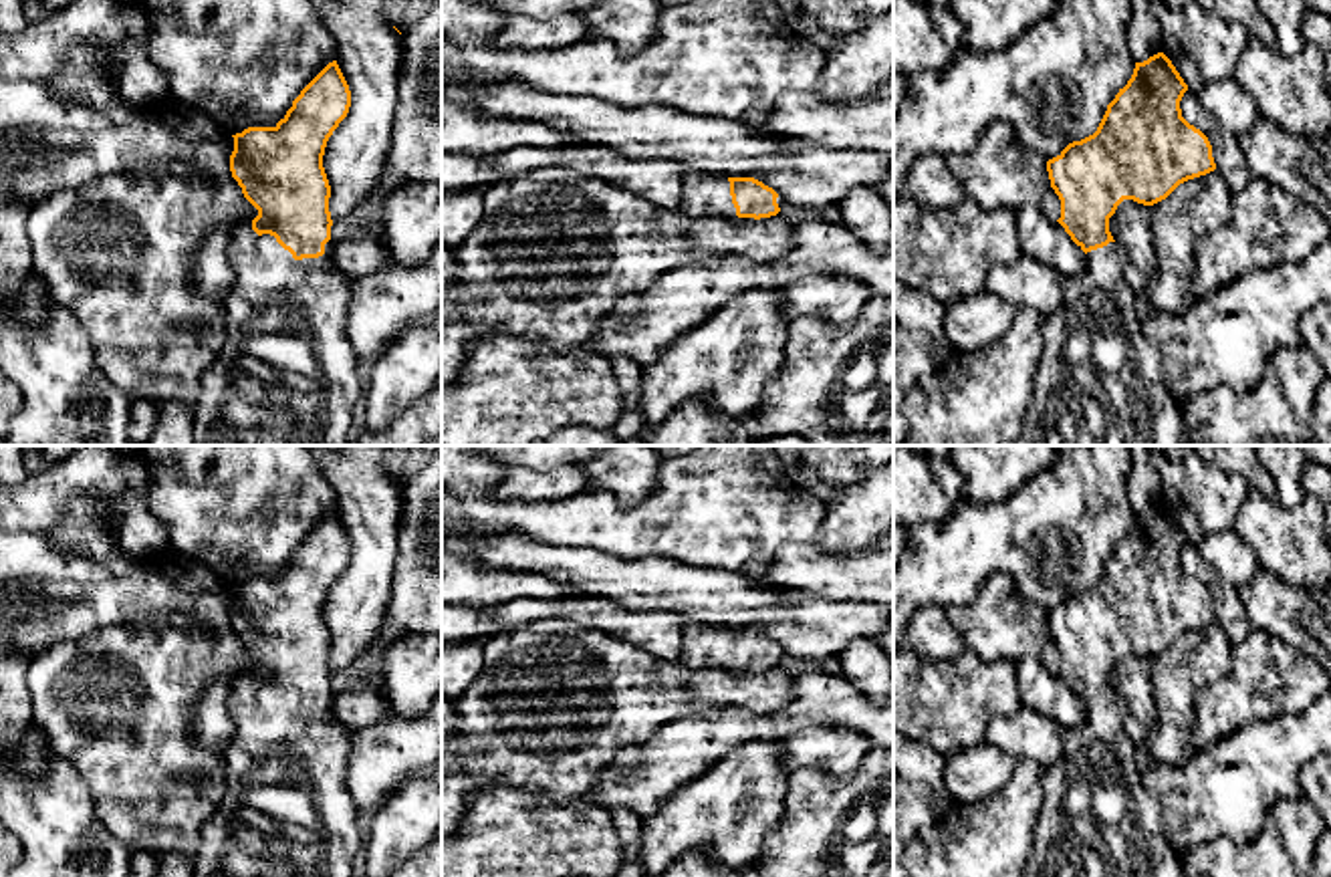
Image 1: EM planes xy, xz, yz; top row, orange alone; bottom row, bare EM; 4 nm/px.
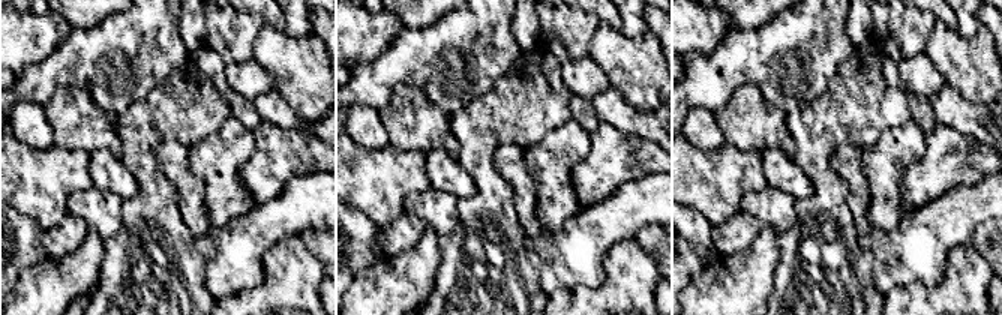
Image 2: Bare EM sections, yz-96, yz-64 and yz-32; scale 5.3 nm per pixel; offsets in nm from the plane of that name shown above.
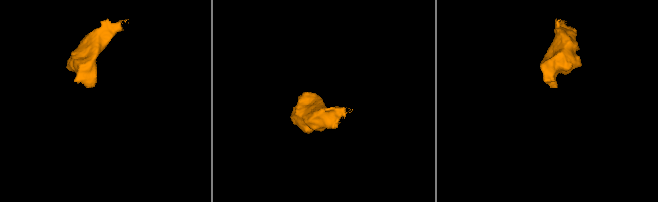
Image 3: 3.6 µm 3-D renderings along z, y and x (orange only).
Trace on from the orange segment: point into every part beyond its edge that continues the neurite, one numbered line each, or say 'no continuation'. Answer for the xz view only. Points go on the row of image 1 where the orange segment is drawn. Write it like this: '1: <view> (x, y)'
1: xz (702, 194)

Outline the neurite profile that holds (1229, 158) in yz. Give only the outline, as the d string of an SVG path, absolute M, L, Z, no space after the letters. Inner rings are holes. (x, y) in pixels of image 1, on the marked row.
M1190 89L1184 93L1180 109L1182 117L1208 137L1216 169L1226 177L1230 192L1238 194L1244 190L1252 175L1246 167L1238 137L1222 131L1216 119L1204 111L1196 93Z

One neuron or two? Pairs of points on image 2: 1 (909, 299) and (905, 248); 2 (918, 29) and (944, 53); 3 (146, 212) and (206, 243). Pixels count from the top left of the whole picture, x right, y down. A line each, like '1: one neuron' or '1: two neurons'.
1: two neurons
2: two neurons
3: two neurons

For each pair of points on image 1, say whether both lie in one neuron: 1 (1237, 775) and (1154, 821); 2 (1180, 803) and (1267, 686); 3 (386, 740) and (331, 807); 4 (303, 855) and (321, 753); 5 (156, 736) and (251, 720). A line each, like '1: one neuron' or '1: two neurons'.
1: two neurons
2: two neurons
3: two neurons
4: one neuron
5: two neurons

